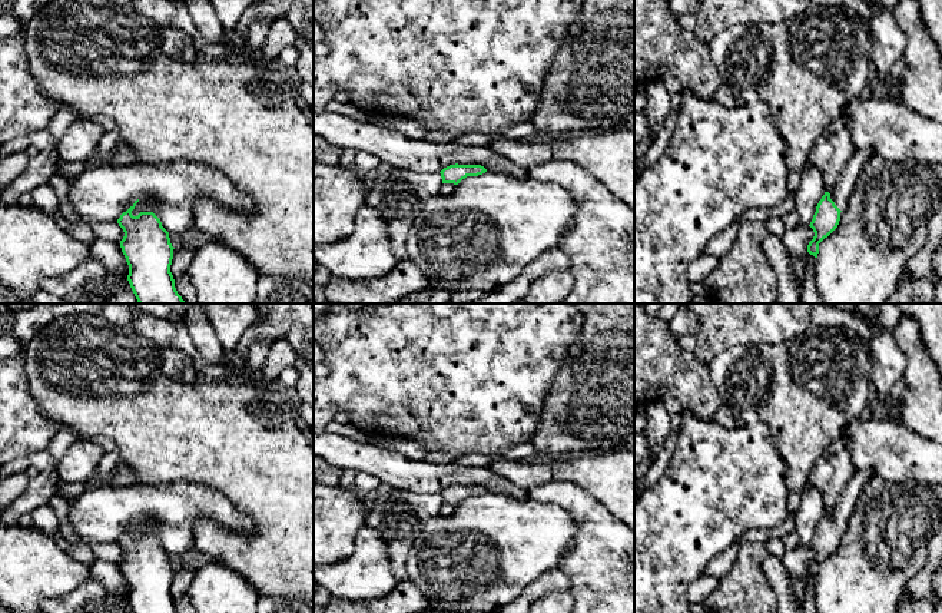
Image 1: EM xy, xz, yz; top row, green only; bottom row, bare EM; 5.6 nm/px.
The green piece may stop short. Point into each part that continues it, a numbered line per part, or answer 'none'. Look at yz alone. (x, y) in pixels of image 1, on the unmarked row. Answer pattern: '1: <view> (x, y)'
1: yz (846, 503)

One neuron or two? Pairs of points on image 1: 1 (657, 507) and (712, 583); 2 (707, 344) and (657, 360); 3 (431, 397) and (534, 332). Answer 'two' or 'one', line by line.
1: two
2: two
3: one

